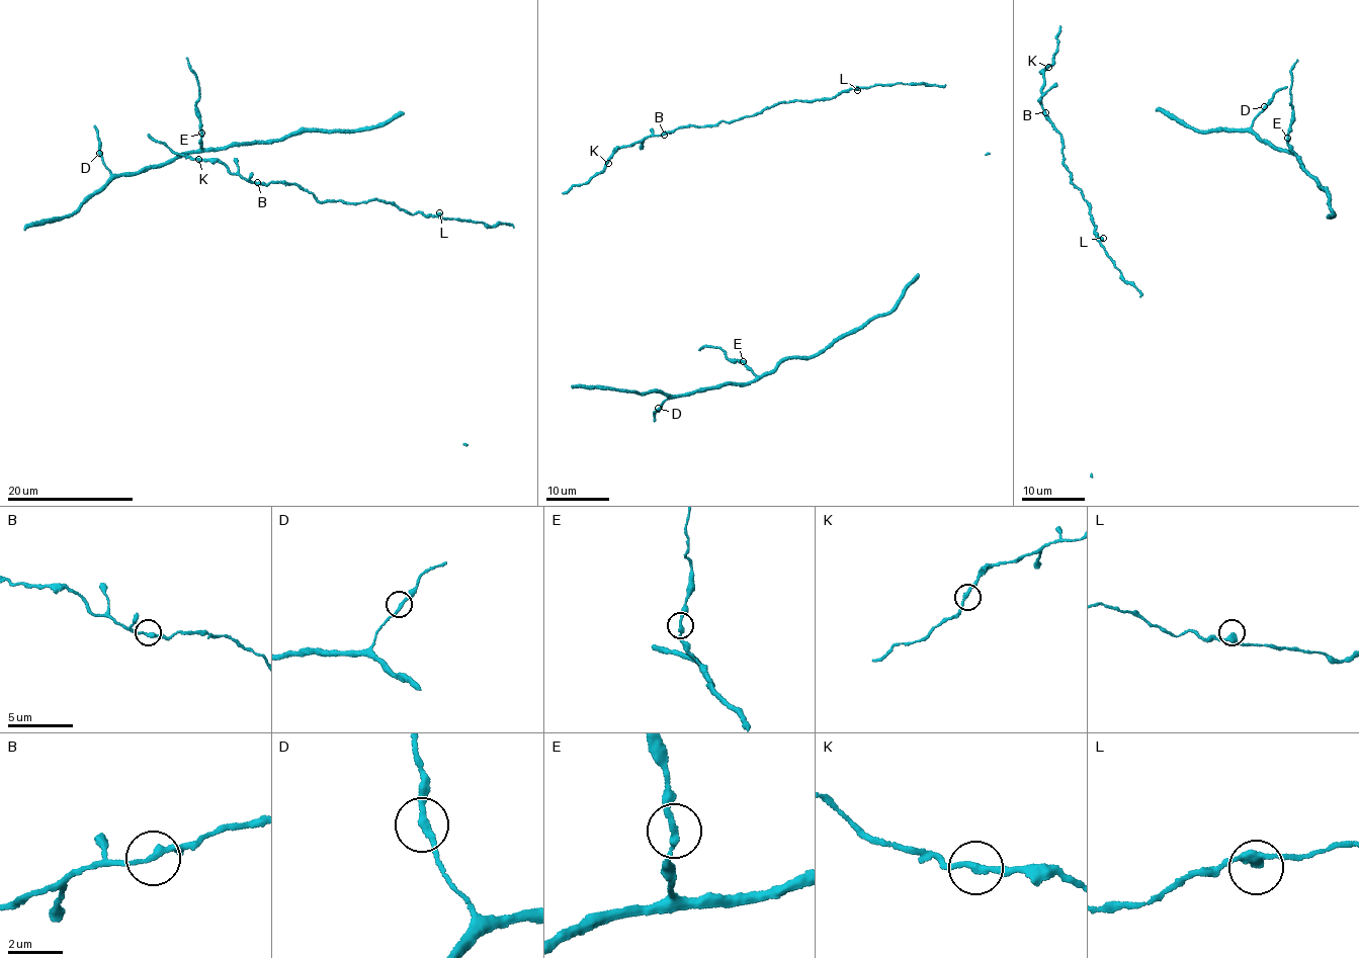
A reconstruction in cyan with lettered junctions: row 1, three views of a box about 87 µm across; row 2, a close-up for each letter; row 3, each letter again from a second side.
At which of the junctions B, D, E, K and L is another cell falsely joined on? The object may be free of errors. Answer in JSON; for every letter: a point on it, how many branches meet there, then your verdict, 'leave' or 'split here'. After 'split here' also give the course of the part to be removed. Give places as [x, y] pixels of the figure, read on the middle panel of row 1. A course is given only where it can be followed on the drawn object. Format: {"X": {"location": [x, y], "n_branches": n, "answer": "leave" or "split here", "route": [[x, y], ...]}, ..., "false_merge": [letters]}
{"B": {"location": [664, 135], "n_branches": 2, "answer": "leave"}, "D": {"location": [658, 408], "n_branches": 2, "answer": "leave"}, "E": {"location": [743, 361], "n_branches": 2, "answer": "leave"}, "K": {"location": [608, 163], "n_branches": 2, "answer": "leave"}, "L": {"location": [857, 90], "n_branches": 2, "answer": "leave"}, "false_merge": []}

